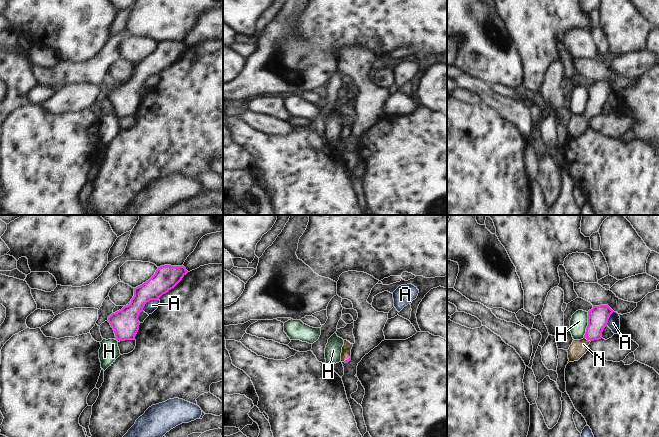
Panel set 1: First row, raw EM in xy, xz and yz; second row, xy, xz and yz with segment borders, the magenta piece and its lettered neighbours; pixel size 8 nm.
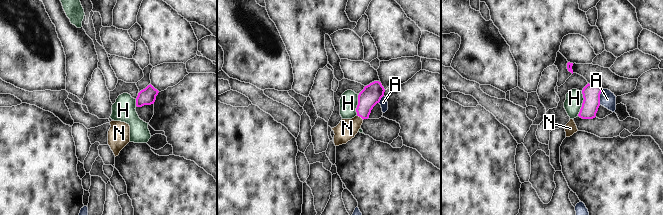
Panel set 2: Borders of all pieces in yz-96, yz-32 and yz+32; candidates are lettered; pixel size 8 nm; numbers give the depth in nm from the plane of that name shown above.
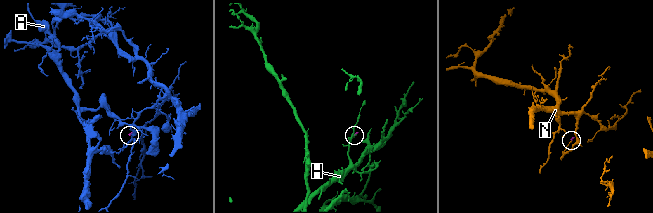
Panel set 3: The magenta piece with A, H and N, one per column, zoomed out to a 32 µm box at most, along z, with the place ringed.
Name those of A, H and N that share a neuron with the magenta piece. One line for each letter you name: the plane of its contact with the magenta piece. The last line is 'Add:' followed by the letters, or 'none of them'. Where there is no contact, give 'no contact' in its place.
N: yz
Add: N

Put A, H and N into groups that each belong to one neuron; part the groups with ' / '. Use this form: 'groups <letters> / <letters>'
groups A / H / N

